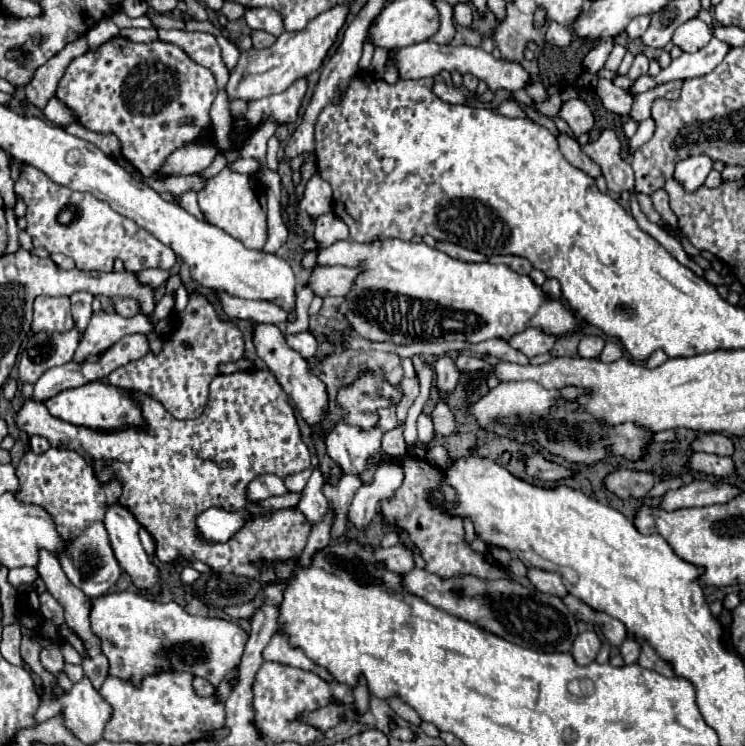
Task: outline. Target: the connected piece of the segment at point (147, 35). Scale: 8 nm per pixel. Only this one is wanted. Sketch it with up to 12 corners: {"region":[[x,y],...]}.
{"region":[[125,28],[121,36],[133,42],[153,42],[155,30]]}

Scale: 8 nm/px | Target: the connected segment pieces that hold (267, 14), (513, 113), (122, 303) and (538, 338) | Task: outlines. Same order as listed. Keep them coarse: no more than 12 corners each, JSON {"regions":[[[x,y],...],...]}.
{"regions":[[[249,8],[245,20],[251,30],[281,36],[281,16],[271,8]],[[501,102],[493,108],[507,118],[525,118],[517,102]],[[115,298],[115,310],[123,318],[139,314],[133,298]],[[527,328],[509,344],[527,358],[549,352],[555,336]]]}

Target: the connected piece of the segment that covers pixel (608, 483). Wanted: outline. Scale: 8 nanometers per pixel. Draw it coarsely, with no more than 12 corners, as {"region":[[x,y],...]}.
{"region":[[619,468],[605,488],[617,498],[641,498],[653,488],[653,474]]}

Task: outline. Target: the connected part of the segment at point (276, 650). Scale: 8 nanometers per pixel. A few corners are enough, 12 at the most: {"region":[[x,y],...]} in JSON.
{"region":[[277,632],[263,650],[271,662],[315,672],[325,682],[329,670],[309,660],[301,648]]}

